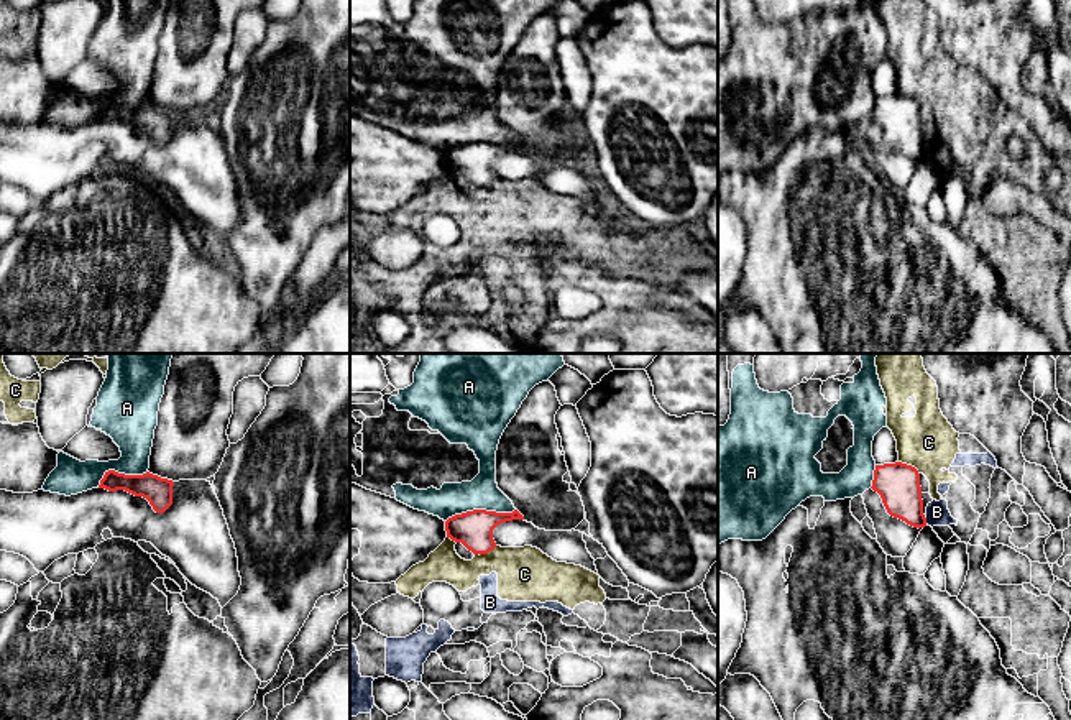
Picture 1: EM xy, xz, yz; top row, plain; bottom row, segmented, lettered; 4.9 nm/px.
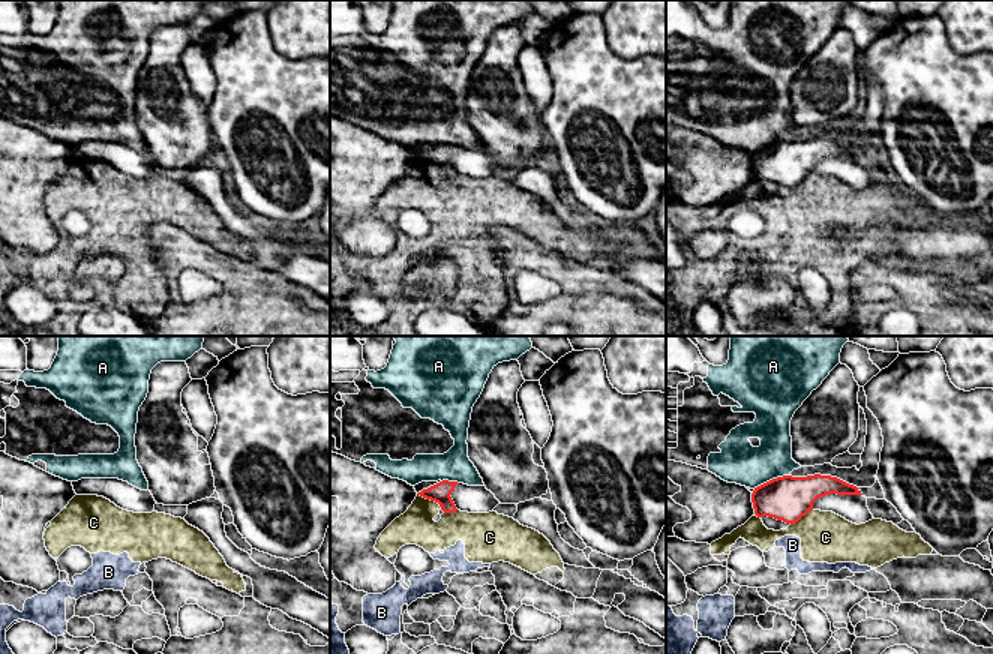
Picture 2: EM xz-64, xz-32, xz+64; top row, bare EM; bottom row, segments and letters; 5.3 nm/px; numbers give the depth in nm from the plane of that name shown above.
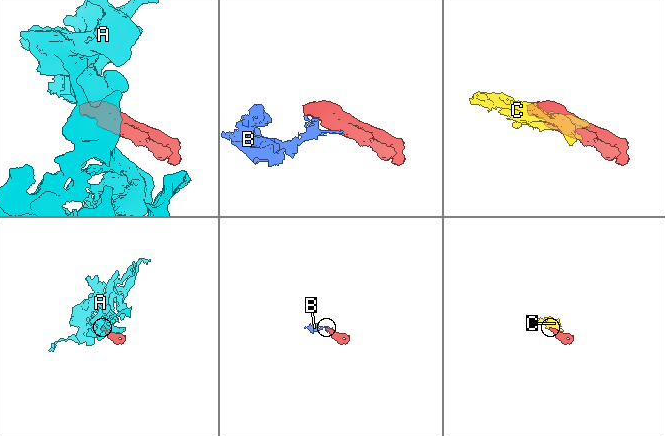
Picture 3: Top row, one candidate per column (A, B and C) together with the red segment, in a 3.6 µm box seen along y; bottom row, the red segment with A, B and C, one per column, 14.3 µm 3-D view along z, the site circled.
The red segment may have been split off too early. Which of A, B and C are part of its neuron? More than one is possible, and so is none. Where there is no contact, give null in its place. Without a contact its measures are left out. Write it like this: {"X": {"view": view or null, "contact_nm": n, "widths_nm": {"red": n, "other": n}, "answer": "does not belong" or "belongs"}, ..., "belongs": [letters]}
{"A": {"view": "xz", "contact_nm": 360, "widths_nm": {"red": 180, "other": 160}, "answer": "does not belong"}, "B": {"view": "yz", "contact_nm": 30, "widths_nm": {"red": 200, "other": 110}, "answer": "does not belong"}, "C": {"view": "yz", "contact_nm": 120, "widths_nm": {"red": 200, "other": 280}, "answer": "does not belong"}, "belongs": []}

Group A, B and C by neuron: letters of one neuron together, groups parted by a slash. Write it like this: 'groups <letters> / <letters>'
groups A / B C

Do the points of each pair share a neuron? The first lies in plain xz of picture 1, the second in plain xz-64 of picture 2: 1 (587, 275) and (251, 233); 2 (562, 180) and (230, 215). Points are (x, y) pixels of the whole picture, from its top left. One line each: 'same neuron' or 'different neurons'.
1: different neurons
2: same neuron

